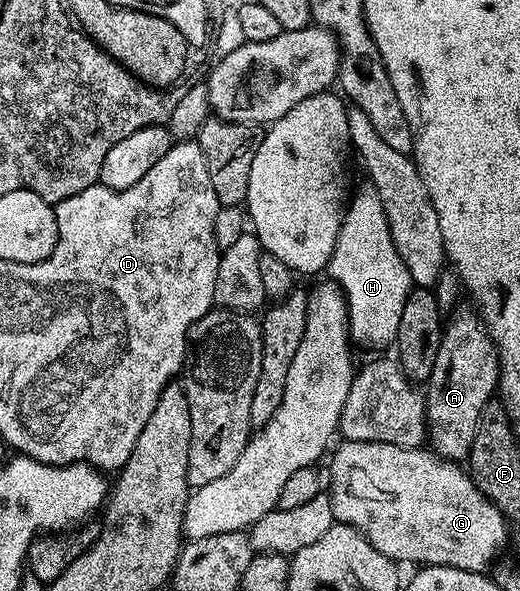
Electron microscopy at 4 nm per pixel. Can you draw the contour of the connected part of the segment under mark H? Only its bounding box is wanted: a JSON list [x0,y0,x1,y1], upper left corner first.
[328,182,411,348]

